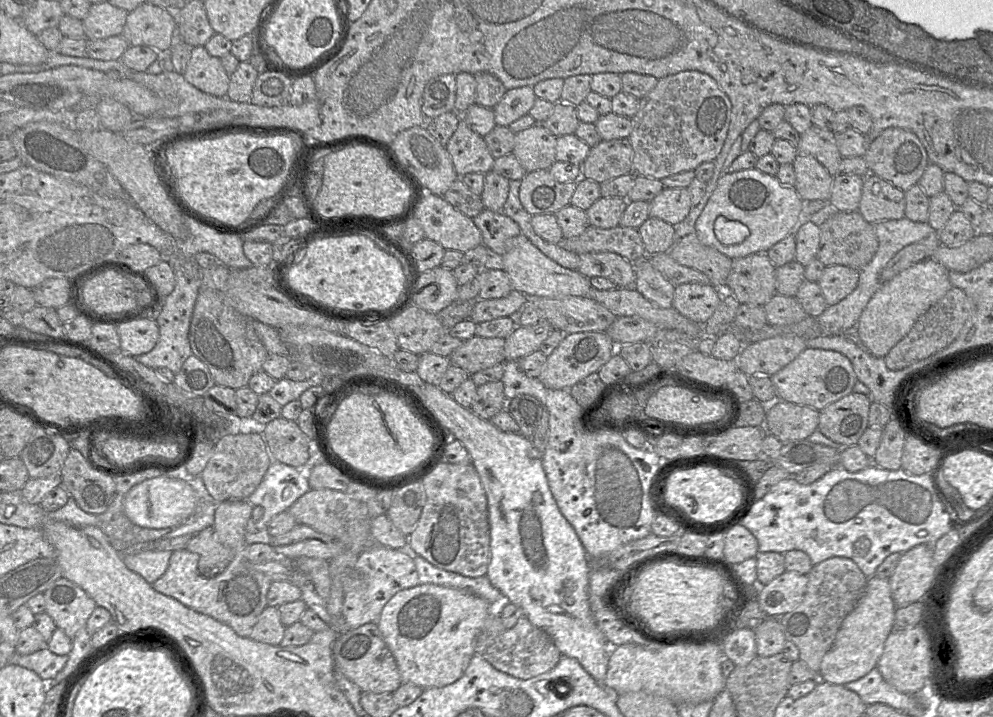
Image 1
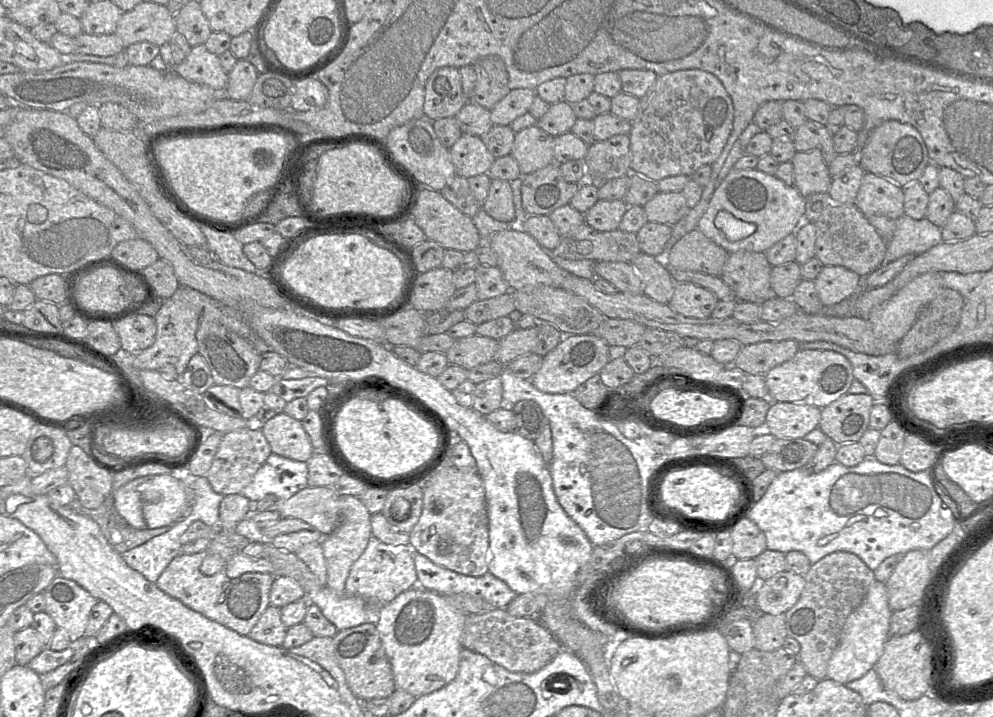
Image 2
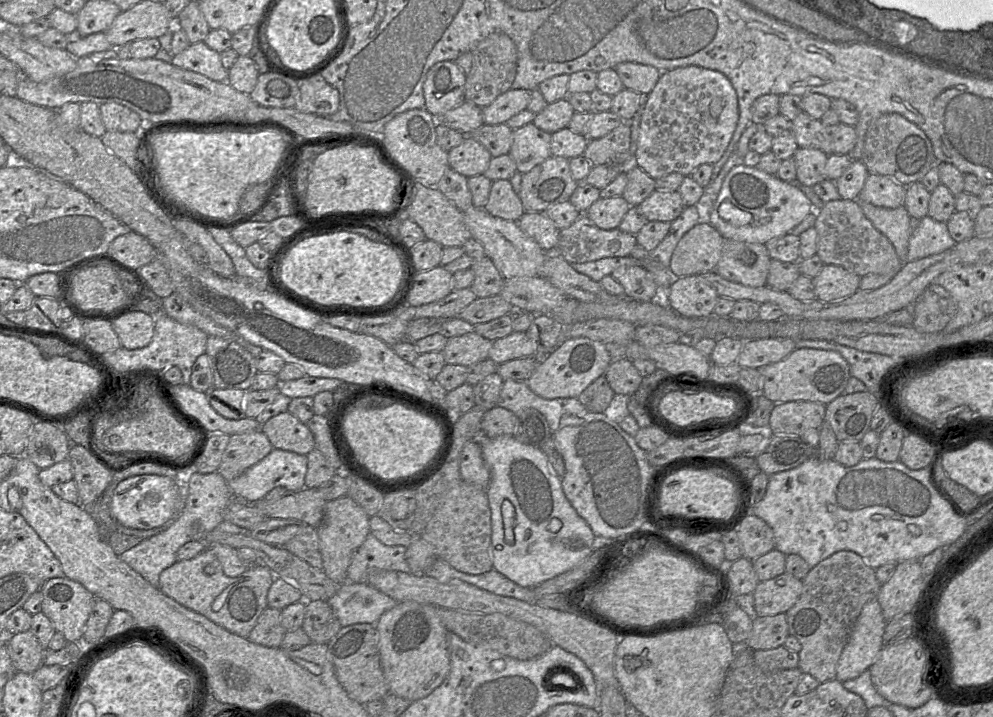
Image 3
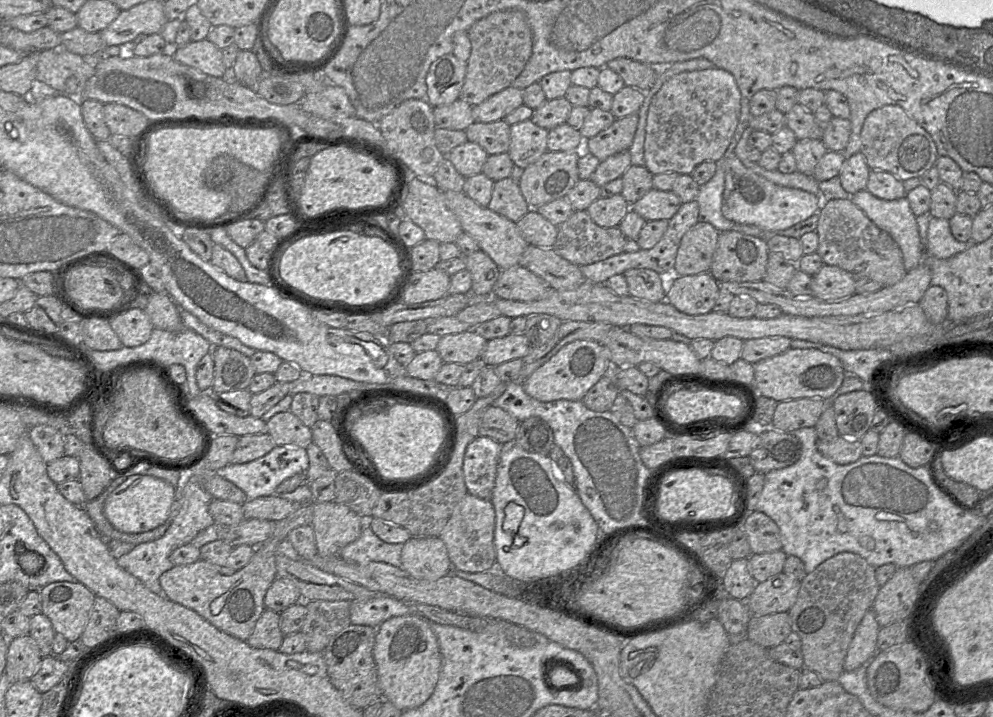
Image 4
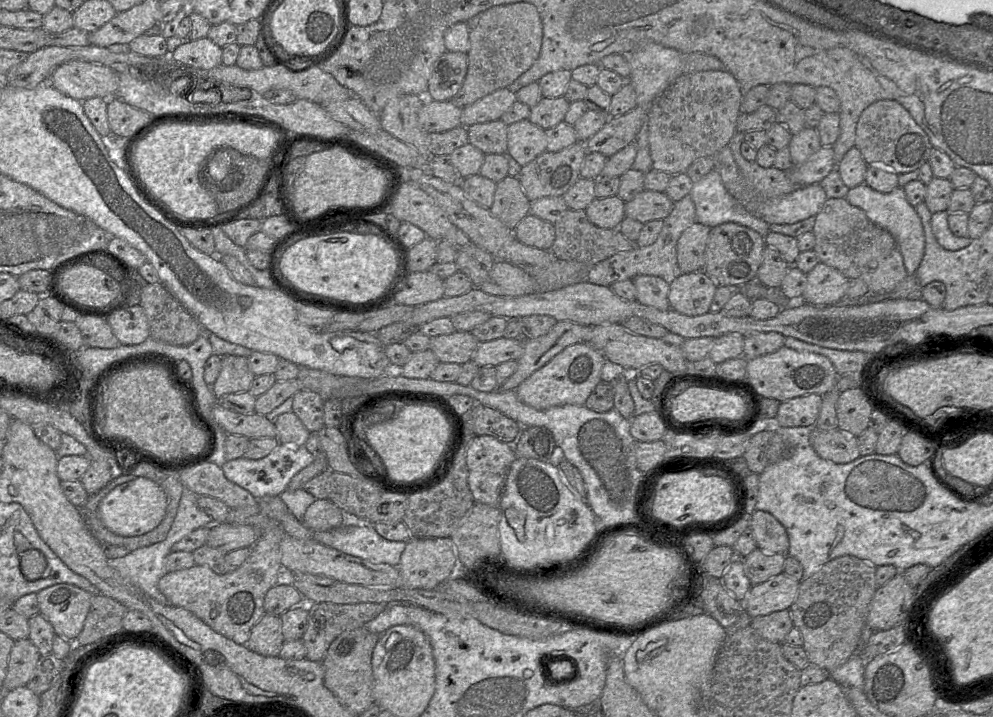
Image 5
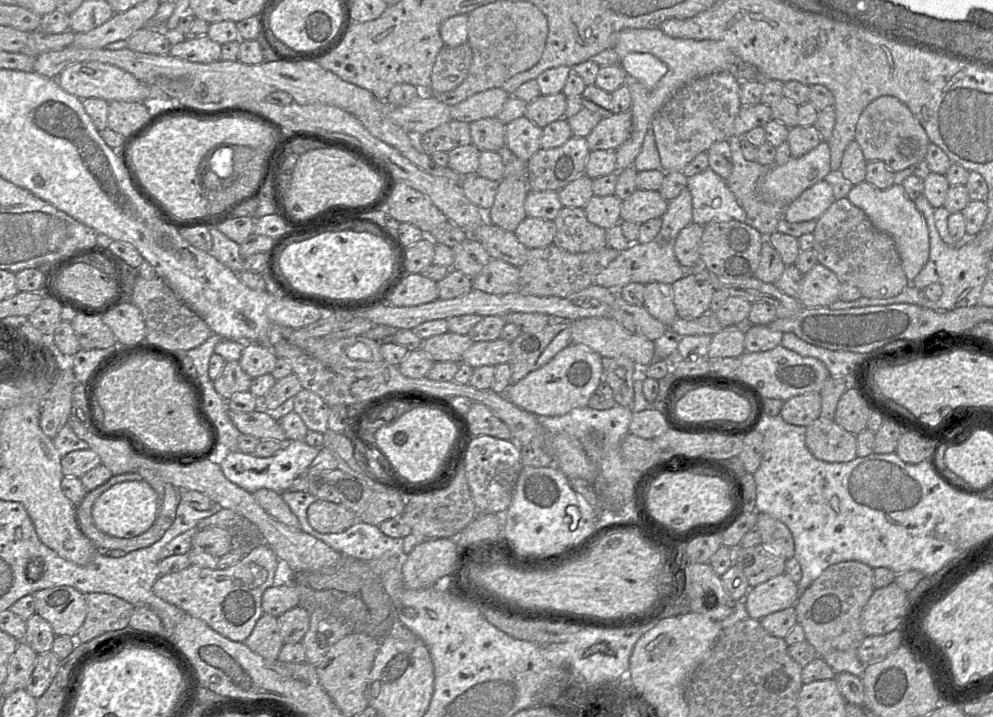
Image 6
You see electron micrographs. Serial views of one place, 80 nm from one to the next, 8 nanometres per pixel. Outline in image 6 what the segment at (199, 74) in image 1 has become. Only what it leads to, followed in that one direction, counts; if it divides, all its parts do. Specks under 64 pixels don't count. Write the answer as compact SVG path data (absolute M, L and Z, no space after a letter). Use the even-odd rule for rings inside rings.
M208 35L171 45L170 55L196 63L209 64L221 59L221 44L213 41Z

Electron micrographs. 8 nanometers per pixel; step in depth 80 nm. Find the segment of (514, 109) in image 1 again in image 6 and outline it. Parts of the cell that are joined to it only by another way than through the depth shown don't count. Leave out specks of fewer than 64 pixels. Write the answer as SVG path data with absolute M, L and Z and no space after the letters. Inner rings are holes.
M502 88L477 93L450 107L451 119L470 124L480 119L497 118L509 97Z

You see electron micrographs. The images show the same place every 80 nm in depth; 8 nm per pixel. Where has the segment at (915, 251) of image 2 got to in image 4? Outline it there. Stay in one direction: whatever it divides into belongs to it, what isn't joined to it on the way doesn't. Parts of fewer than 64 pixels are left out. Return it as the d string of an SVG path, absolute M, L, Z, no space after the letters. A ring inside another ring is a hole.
M931 217L926 239L926 254L947 259L968 248L970 243L957 241L949 226L949 220Z

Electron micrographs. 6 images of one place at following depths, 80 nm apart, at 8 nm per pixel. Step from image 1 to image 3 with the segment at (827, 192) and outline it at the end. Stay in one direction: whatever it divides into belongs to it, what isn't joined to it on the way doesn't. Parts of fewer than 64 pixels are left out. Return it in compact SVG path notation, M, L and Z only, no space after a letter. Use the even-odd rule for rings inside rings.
M798 148L794 153L796 164L796 182L814 187L826 179L825 166L828 155L823 151L813 148Z

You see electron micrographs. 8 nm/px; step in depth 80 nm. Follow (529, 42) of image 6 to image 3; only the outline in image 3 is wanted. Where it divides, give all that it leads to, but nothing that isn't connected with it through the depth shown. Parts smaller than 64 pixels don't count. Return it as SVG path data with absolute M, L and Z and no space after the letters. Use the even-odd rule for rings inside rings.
M494 33L482 40L471 53L472 68L466 76L465 101L483 109L511 89L517 73L517 48L506 34Z

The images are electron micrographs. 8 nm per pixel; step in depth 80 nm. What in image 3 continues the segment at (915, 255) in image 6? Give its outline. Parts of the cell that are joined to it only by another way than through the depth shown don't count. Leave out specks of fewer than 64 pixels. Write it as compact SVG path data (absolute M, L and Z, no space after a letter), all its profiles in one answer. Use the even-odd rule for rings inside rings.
M863 201L858 203L872 225L891 242L899 259L905 262L912 233L911 217L905 206L888 209Z

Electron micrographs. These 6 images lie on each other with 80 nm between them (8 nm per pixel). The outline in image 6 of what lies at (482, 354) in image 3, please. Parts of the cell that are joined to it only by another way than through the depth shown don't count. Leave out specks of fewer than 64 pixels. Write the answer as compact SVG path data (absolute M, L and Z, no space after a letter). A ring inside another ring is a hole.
M446 332L422 342L422 349L434 362L453 361L462 363L463 353L472 345L469 335Z

